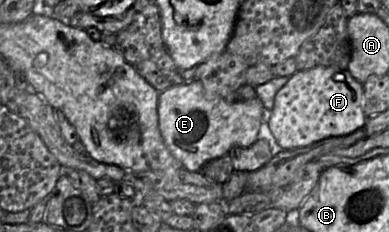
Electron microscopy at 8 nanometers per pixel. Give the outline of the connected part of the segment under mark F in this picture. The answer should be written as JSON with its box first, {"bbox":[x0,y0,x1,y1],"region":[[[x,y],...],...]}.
{"bbox":[267,66,367,150],"region":[[[316,66],[289,77],[275,95],[267,123],[279,148],[292,150],[326,138],[351,134],[362,129],[367,118],[363,111],[363,85],[348,69]]]}

